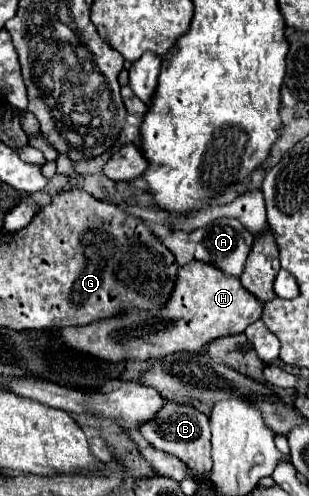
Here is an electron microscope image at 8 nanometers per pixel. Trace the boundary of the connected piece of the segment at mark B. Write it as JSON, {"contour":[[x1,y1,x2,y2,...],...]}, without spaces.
{"contour":[[168,402,150,422,146,422,146,426,144,424,140,426,140,432,156,450,176,456,180,462,184,462,190,474,202,476,202,474,210,472,210,468,212,468,210,424,208,424,208,416,198,412,194,406]]}

